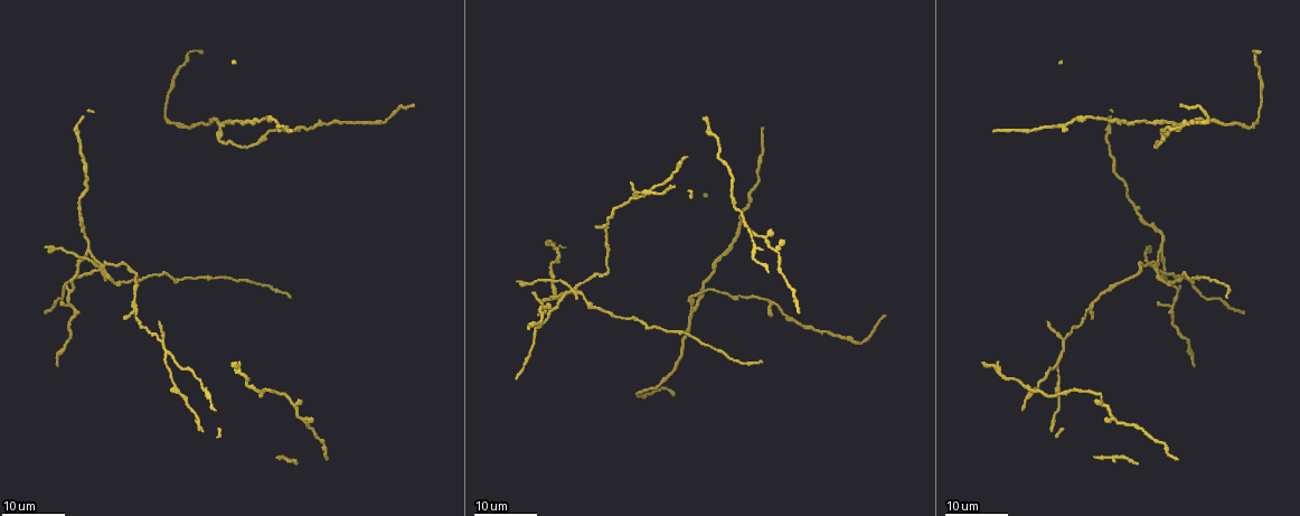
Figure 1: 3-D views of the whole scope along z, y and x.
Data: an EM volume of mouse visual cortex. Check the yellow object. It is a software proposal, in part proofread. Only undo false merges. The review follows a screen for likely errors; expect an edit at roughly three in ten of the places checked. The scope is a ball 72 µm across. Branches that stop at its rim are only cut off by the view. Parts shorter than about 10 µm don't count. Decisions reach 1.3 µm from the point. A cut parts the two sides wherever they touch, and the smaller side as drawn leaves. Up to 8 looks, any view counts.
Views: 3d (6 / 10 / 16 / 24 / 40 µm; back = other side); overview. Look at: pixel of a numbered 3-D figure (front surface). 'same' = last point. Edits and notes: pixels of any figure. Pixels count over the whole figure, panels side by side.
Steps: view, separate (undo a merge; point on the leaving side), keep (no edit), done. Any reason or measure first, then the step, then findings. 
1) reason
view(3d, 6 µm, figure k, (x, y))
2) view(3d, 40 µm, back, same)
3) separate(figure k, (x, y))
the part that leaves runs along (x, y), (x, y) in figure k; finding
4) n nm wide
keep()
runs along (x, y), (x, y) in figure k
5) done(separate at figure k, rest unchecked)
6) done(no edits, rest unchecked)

side arm on a straight run
view(3d, 24 µm, figure 1, (766, 238))

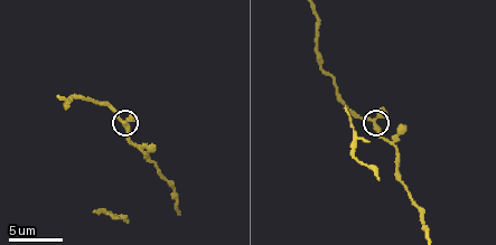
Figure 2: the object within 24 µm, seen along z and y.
view(3d, 6 µm, figure 2, (374, 121))

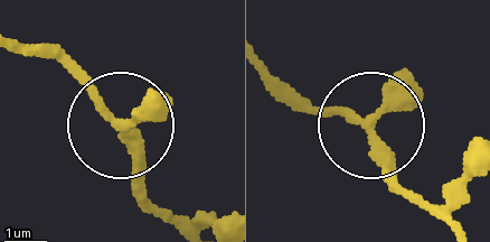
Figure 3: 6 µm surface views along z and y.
keep()
all the same neuron

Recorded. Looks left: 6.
view(3d, 24 µm, figure 1, (691, 310))

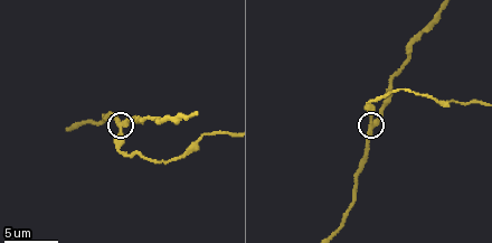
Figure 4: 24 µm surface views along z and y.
zoom in
view(3d, 6 µm, figure 4, (121, 122))

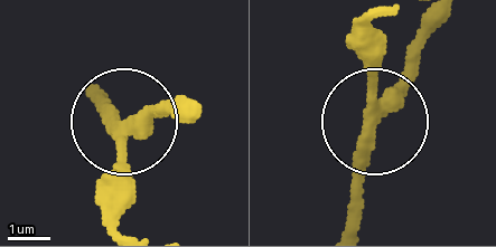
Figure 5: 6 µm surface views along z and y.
side arm 35 µm
keep()
one neuron here

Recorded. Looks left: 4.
four or more arms meet
view(3d, 24 µm, figure 1, (576, 289))

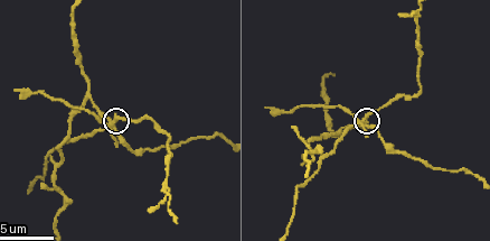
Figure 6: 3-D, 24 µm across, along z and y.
view(3d, 6 µm, figure 6, (114, 121))

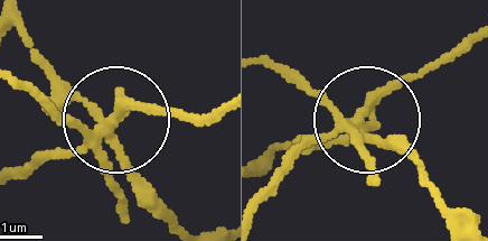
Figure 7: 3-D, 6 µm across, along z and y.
separate(figure 7, (149, 114))
the part that leaves runs along (103, 133), (135, 112), (221, 112) in figure 7; two neurons meet here

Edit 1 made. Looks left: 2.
three-way junction
view(3d, 16 µm, figure 1, (1172, 305))

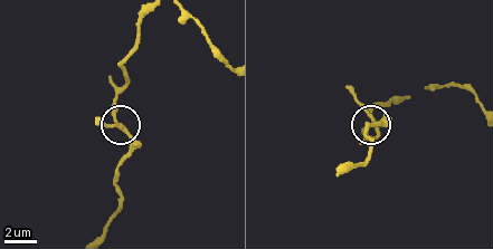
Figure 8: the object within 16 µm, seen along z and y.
view(3d, 6 µm, figure 8, (115, 121))

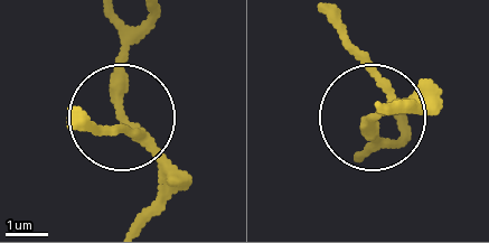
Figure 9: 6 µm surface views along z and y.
210 nm wide
keep()
one neuron here

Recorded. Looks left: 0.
done(separate at figure 7, rest unchecked)

